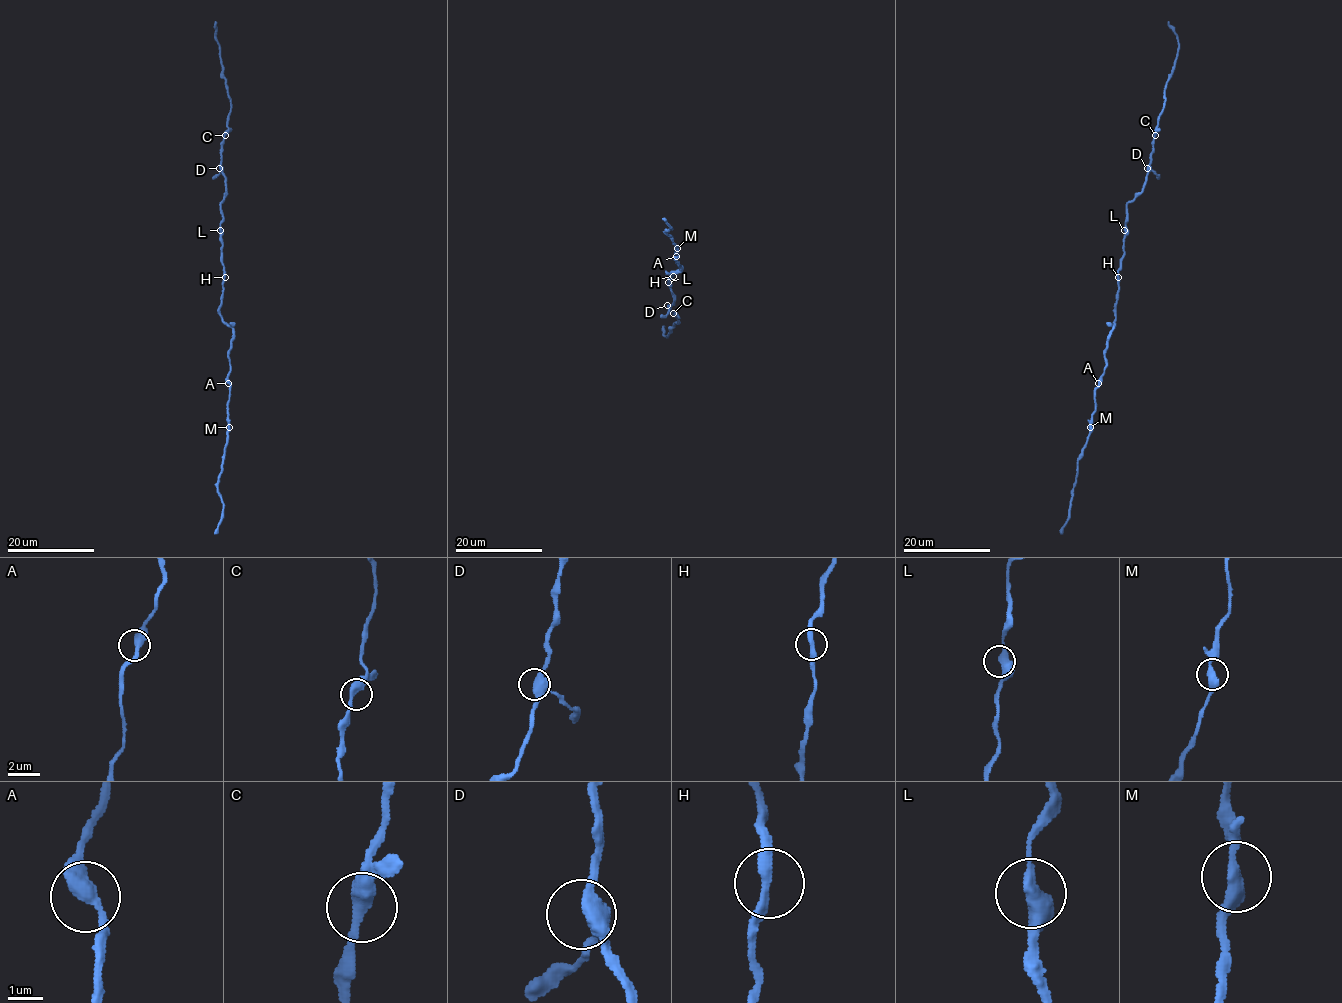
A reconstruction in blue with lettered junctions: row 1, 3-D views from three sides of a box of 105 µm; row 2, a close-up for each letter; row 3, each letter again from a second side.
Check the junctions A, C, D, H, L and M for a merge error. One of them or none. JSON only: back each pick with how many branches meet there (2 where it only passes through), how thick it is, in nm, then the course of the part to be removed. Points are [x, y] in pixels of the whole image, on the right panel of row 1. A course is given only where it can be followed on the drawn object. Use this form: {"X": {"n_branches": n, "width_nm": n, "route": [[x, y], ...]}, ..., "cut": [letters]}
{"cut": []}

